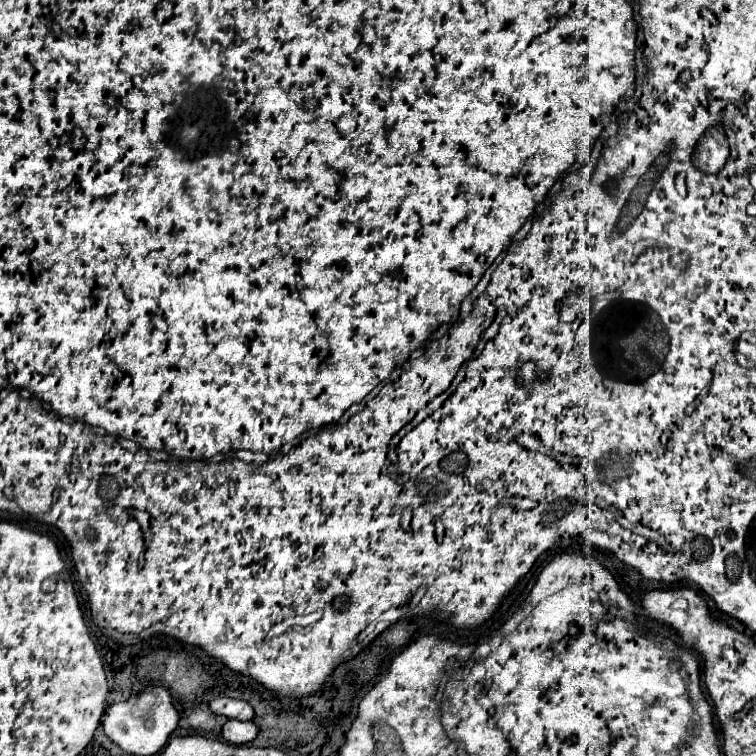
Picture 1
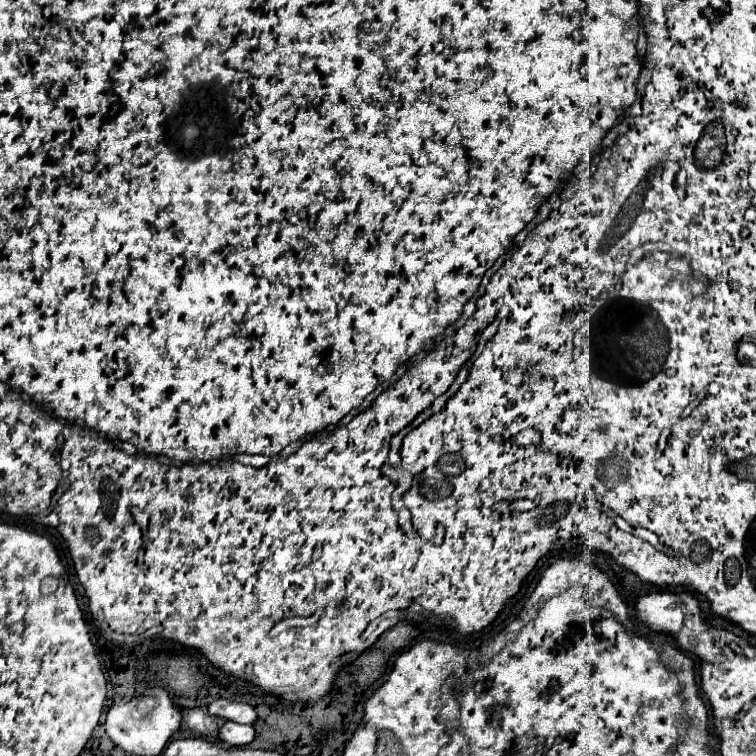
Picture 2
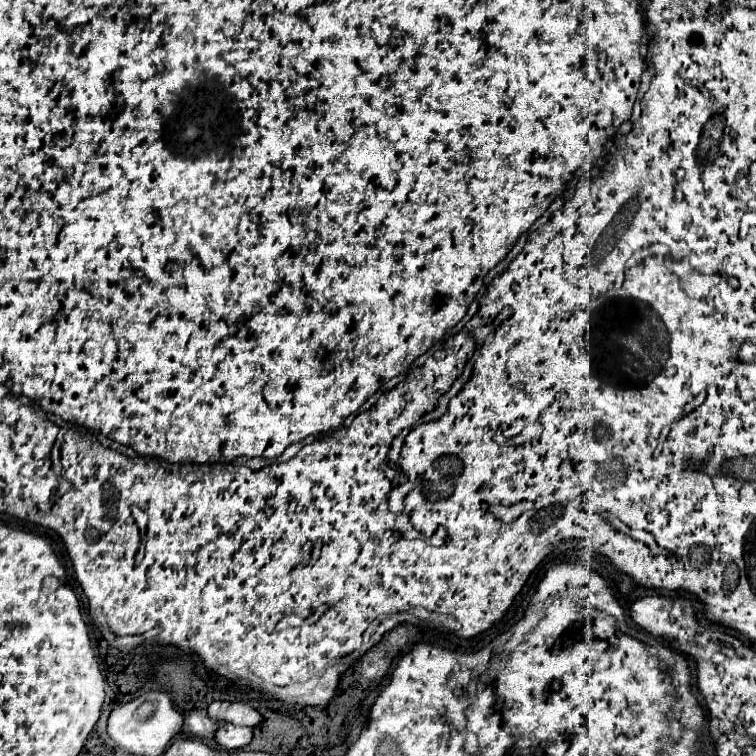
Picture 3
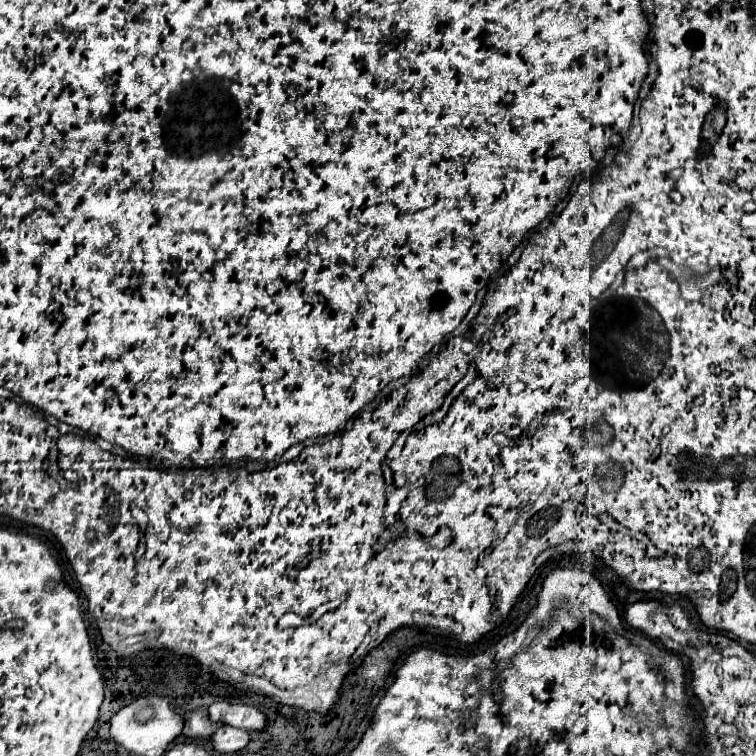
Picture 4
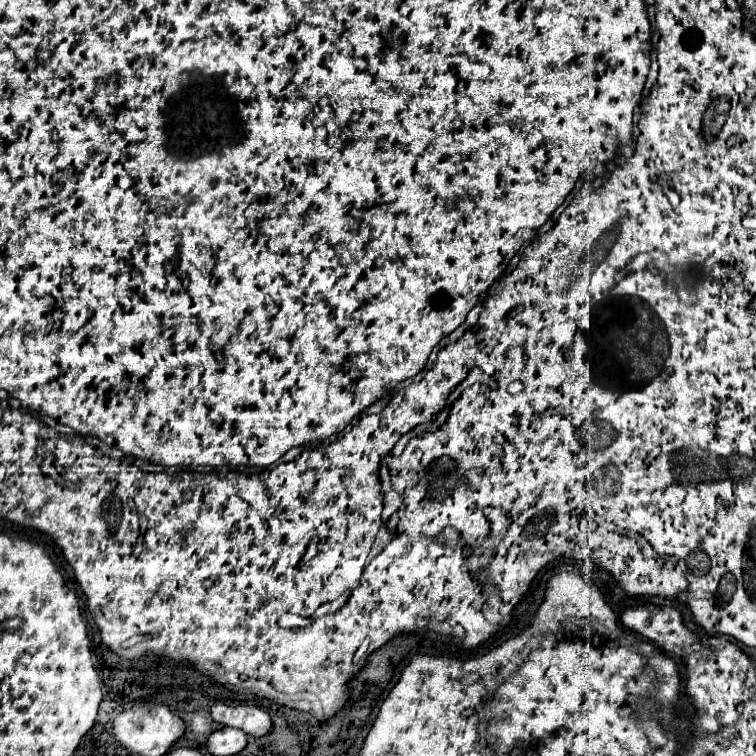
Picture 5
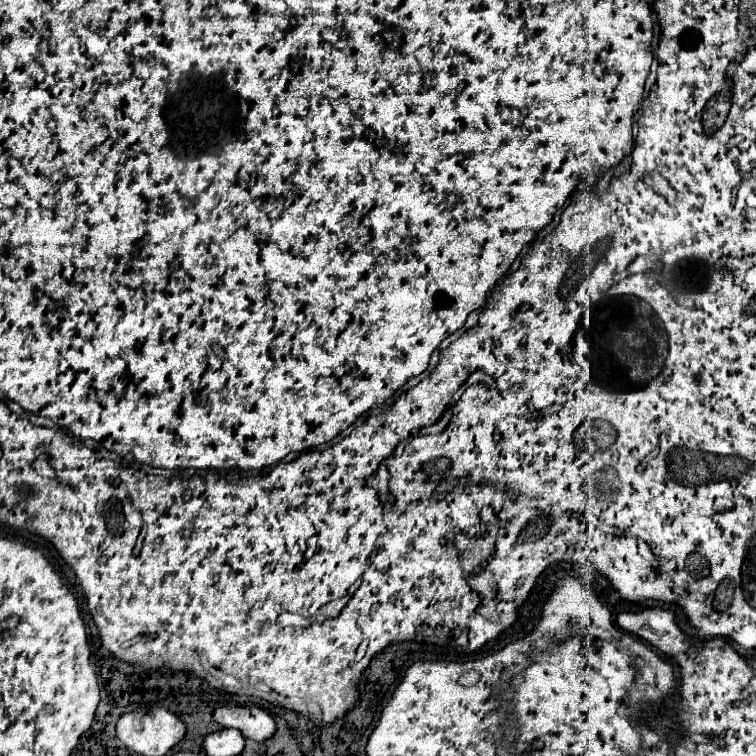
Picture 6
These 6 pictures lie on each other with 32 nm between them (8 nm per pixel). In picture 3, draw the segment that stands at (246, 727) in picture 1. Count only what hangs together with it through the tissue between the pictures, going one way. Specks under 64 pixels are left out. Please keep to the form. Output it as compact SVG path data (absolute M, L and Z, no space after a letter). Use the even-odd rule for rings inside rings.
M228 722L220 726L216 732L216 742L224 750L244 748L246 744L250 744L250 740L252 740L252 728L244 728L244 726L228 724Z

